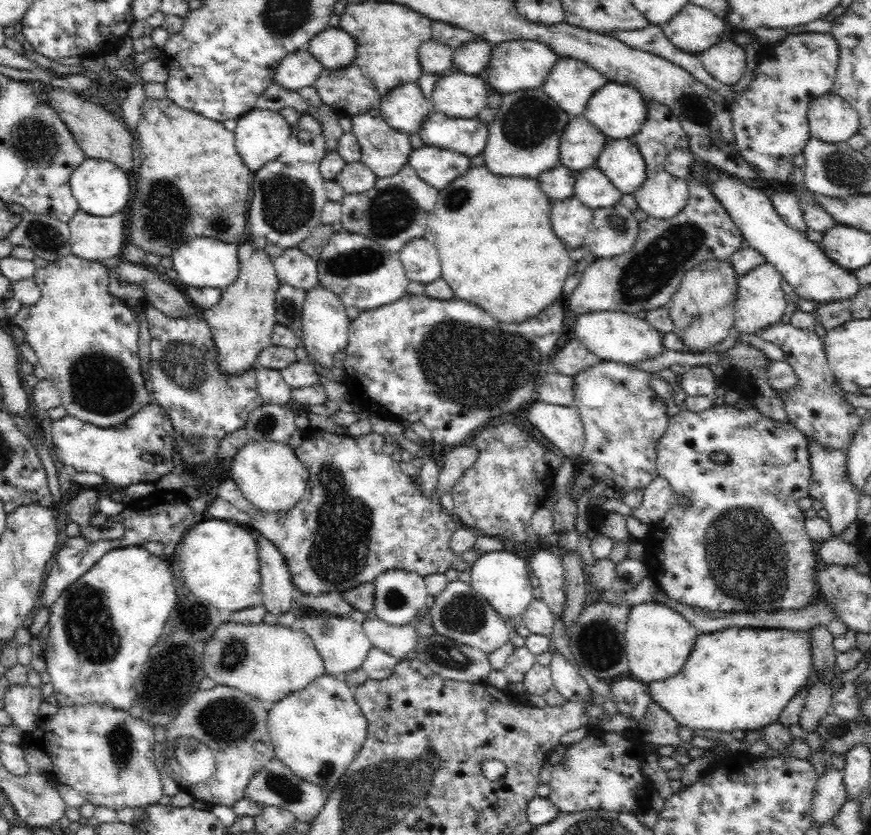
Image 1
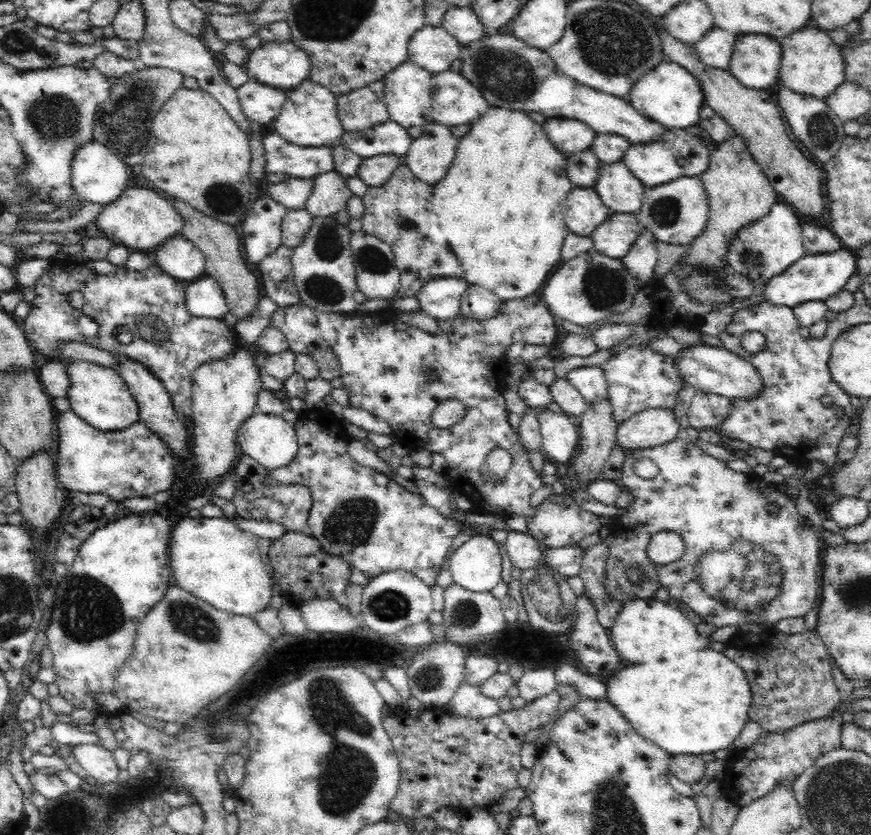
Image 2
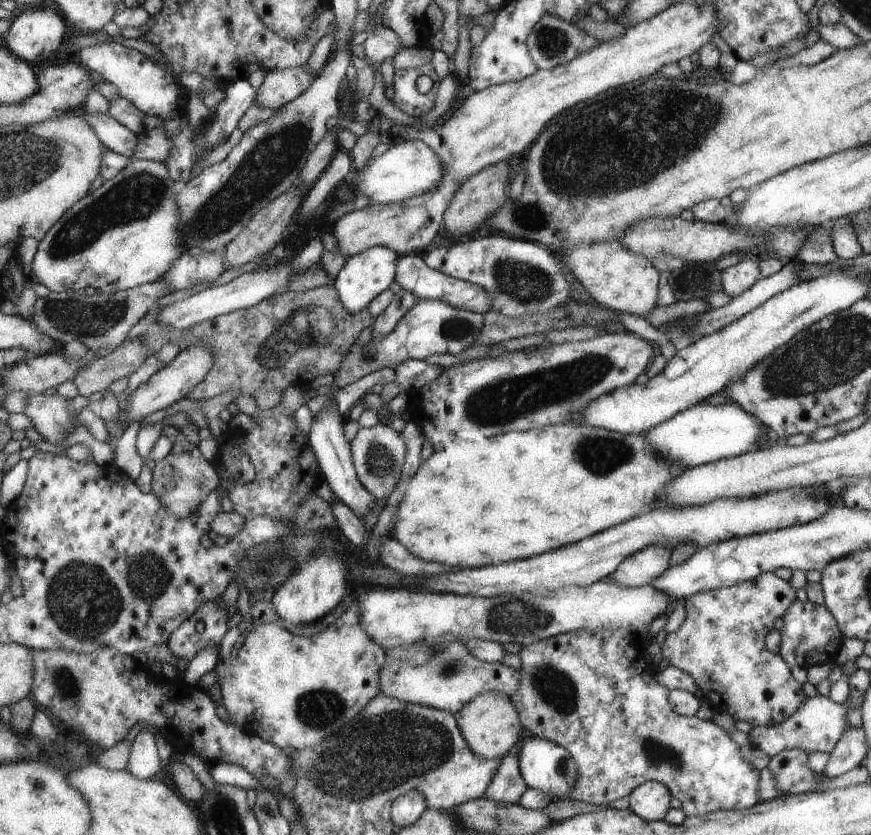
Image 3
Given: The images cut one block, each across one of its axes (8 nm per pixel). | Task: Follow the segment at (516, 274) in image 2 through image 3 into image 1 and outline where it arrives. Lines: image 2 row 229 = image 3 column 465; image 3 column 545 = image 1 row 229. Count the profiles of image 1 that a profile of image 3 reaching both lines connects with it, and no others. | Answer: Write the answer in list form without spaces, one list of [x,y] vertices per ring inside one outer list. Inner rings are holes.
[[[486,166],[468,170],[440,192],[434,210],[428,214],[424,238],[432,242],[440,256],[442,278],[454,290],[454,300],[470,302],[502,324],[522,324],[536,318],[562,296],[572,260],[562,240],[552,230],[552,200],[540,192],[532,178],[504,178],[490,174]]]

